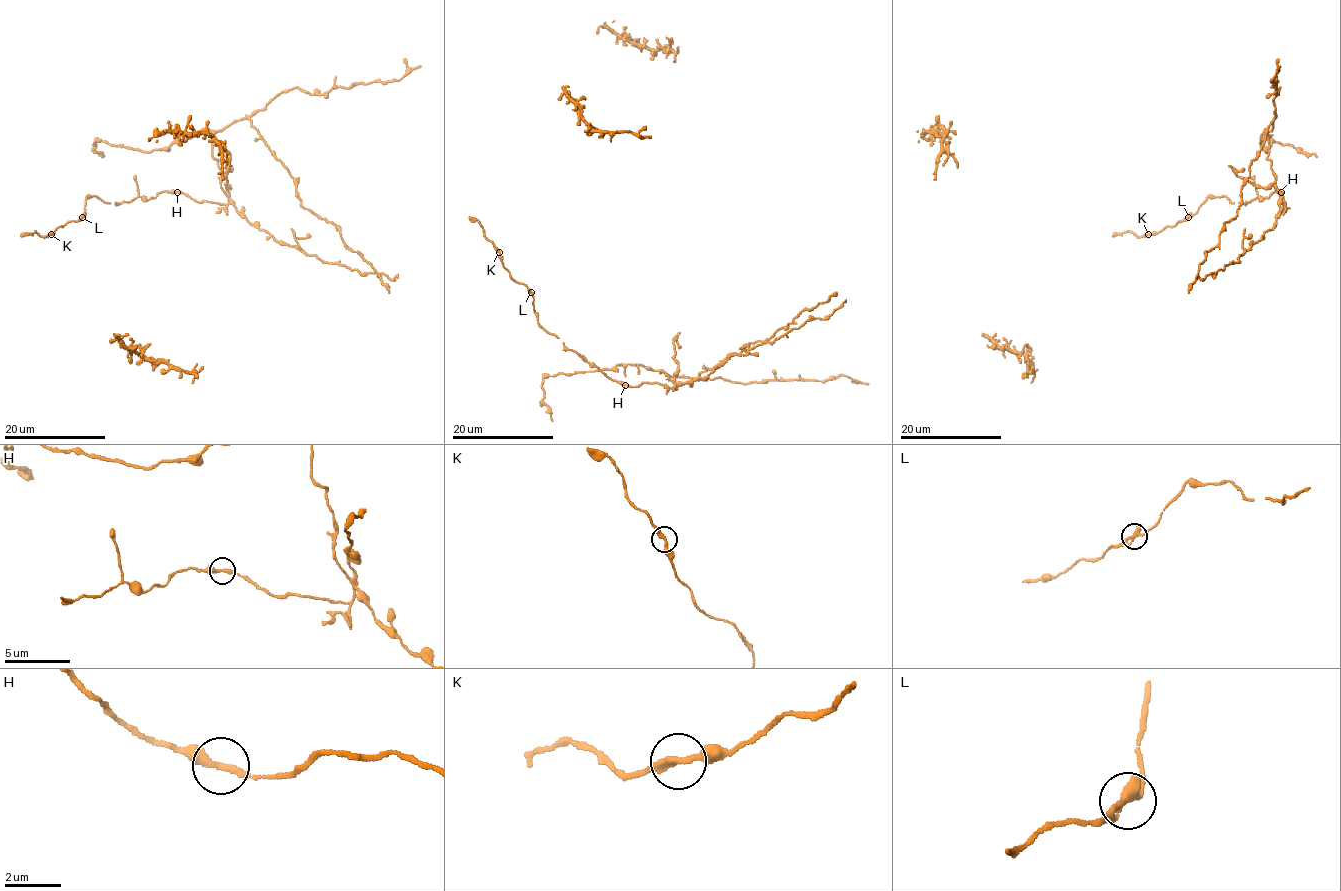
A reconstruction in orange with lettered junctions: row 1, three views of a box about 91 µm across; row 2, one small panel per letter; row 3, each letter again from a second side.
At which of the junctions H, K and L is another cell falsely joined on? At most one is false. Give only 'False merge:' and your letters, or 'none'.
False merge: H

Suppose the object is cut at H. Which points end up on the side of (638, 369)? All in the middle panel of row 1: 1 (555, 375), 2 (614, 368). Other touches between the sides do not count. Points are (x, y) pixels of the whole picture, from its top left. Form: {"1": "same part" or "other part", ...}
{"1": "same part", "2": "same part"}

